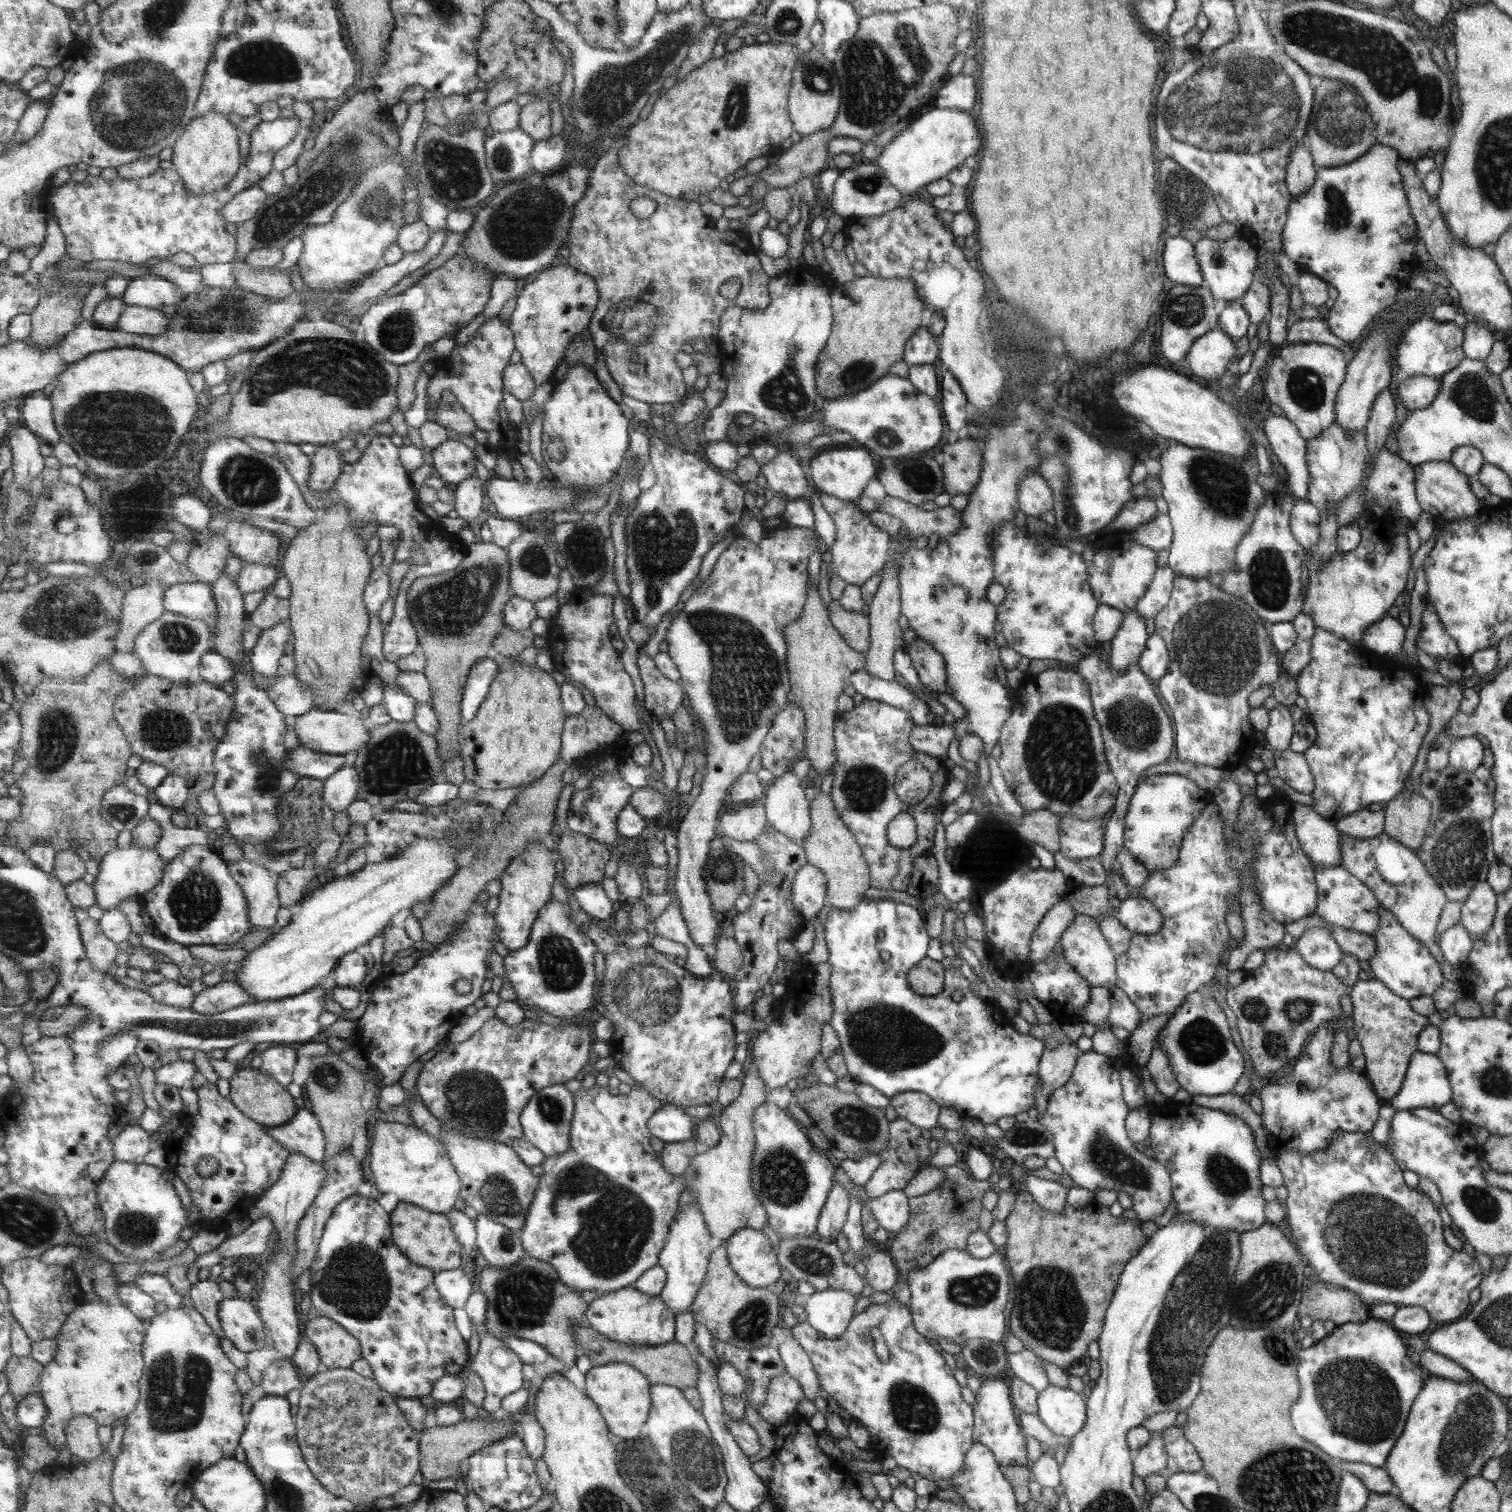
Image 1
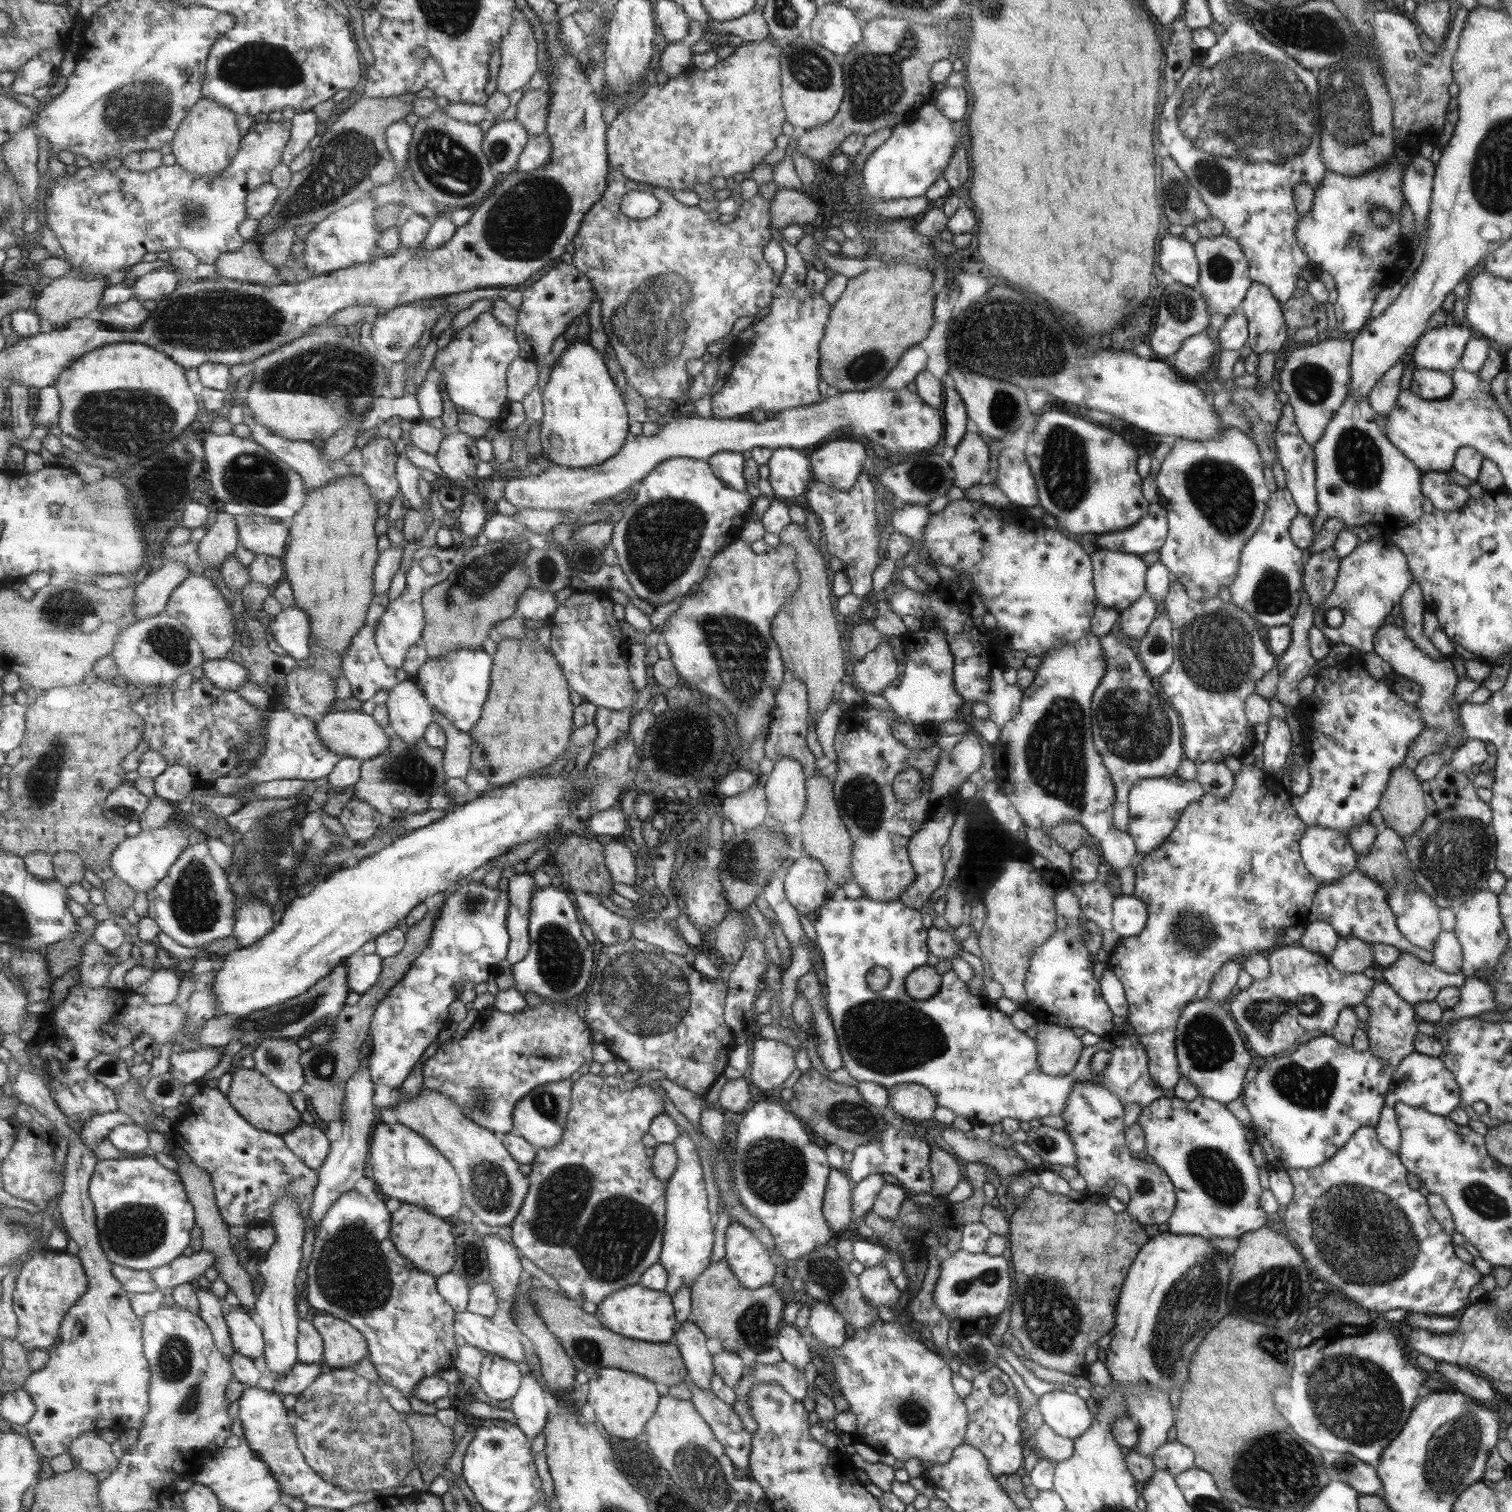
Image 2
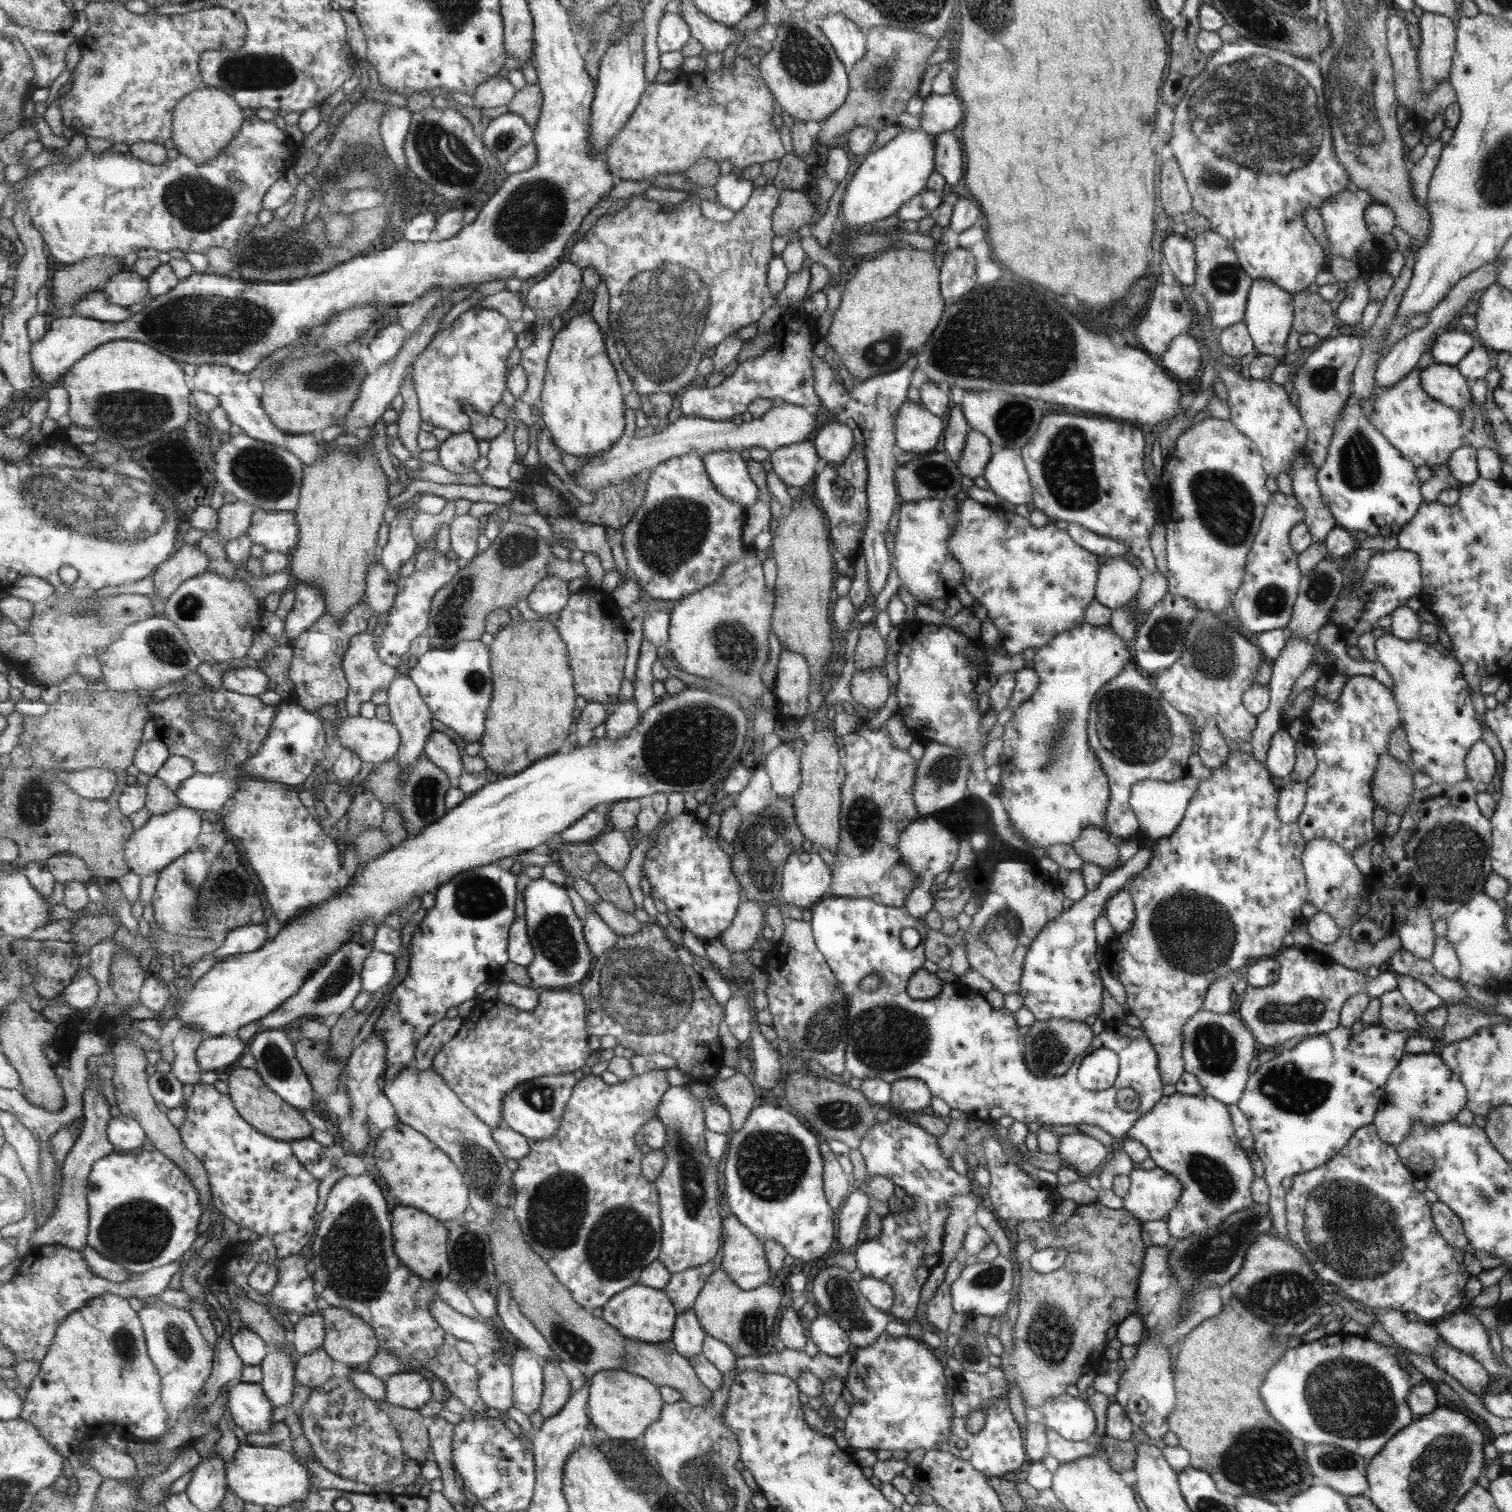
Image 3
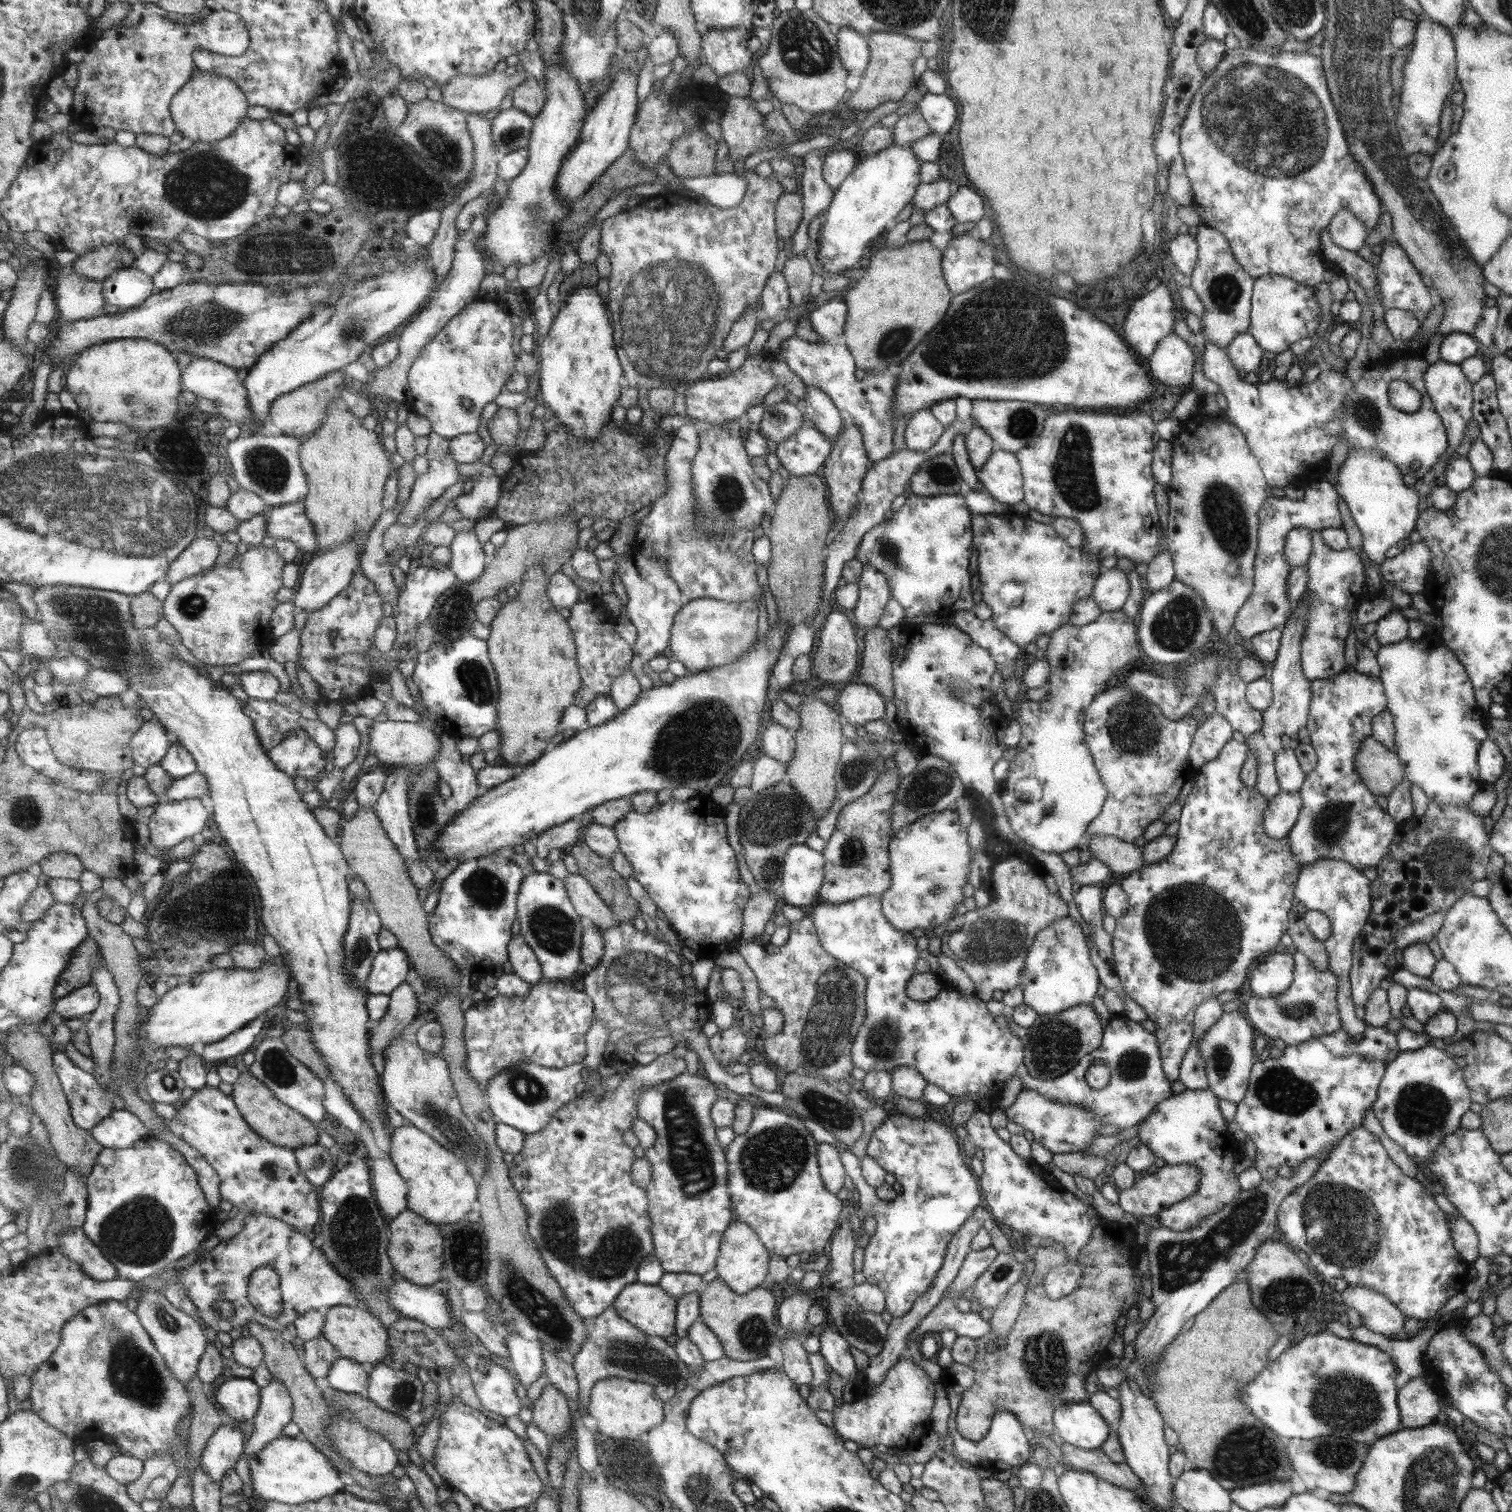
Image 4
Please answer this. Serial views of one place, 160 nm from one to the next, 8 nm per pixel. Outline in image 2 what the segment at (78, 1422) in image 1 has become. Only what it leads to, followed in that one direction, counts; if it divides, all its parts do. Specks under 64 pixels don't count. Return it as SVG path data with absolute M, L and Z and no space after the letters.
M98 1431L82 1432L71 1446L71 1457L76 1467L89 1472L113 1472L119 1464L111 1444L100 1438Z

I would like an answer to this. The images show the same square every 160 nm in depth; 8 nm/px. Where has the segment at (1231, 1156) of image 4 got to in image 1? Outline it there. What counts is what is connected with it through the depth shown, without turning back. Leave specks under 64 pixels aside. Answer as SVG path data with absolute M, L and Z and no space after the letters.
M1167 1100L1163 1105L1150 1107L1150 1127L1146 1145L1153 1152L1153 1159L1164 1164L1171 1176L1174 1191L1175 1212L1171 1221L1187 1219L1203 1223L1213 1229L1227 1229L1242 1232L1259 1228L1265 1224L1261 1198L1261 1182L1259 1169L1262 1156L1253 1144L1251 1128L1241 1117L1231 1113L1217 1111L1191 1102L1177 1103Z

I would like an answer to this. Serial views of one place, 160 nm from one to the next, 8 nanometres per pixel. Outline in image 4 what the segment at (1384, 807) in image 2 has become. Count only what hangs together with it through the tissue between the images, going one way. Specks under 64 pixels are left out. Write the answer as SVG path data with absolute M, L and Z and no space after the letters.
M1371 736L1362 740L1360 751L1356 754L1355 768L1362 783L1375 797L1384 796L1387 799L1406 778L1404 765L1397 753Z

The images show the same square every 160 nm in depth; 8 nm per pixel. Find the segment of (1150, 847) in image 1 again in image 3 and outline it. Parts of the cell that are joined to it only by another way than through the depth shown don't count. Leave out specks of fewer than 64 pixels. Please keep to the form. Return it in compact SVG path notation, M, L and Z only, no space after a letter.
M1187 775L1181 778L1163 782L1158 780L1138 780L1130 788L1129 805L1138 819L1138 830L1147 840L1157 840L1171 836L1179 821L1183 818L1187 803L1190 802L1199 780Z

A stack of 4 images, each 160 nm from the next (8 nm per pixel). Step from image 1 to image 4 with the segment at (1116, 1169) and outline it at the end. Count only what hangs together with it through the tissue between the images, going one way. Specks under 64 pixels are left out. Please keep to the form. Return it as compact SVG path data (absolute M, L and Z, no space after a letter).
M1167 1164L1154 1174L1143 1176L1125 1194L1119 1196L1119 1208L1140 1222L1143 1216L1155 1216L1167 1207L1186 1199L1199 1186L1199 1171L1192 1164Z

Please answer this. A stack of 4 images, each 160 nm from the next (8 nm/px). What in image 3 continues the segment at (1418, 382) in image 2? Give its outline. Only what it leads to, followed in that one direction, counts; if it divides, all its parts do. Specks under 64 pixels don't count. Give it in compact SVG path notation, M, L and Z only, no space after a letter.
M1432 362L1418 373L1421 387L1440 403L1461 412L1471 399L1470 387L1456 366Z

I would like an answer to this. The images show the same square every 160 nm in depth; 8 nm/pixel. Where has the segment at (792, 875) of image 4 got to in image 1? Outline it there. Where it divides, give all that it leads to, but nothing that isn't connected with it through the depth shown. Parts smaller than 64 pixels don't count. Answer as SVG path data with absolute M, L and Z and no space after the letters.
M815 865L803 866L794 876L790 899L803 921L819 912L825 900L825 877Z

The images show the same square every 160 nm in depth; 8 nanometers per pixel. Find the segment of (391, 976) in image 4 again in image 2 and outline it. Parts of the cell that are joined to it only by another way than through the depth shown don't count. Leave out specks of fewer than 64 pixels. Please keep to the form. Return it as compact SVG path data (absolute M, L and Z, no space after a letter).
M356 952L347 959L347 982L353 992L365 994L379 980L383 972L384 959L375 953Z

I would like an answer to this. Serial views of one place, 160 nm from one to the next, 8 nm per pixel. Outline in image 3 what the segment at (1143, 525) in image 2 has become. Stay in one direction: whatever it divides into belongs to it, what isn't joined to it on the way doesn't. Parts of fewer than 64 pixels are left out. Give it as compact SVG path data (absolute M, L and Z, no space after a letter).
M1068 524L1066 531L1079 544L1079 548L1085 549L1086 552L1105 555L1109 558L1122 558L1124 554L1128 553L1125 543L1118 543L1116 540L1097 536L1079 524Z

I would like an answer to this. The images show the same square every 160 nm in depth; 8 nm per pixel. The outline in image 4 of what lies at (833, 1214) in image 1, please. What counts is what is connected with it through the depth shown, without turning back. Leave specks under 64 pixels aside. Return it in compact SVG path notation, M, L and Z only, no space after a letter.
M821 1142L818 1144L820 1178L825 1188L833 1193L841 1190L846 1176L838 1151L839 1148L834 1145Z

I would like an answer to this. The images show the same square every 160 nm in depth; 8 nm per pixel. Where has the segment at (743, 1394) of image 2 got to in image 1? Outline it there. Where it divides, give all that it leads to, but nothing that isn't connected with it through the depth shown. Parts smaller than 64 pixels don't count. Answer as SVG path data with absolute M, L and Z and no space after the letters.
M787 1372L771 1379L765 1401L756 1410L758 1415L773 1428L783 1427L794 1414L797 1403L803 1398L797 1381L793 1381Z

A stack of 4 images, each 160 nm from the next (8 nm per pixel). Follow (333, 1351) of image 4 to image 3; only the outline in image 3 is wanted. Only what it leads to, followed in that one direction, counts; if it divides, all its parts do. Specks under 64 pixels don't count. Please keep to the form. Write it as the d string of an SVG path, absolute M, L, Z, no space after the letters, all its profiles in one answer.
M324 1348L311 1354L299 1355L296 1364L296 1384L313 1389L323 1386L327 1380L333 1378L333 1361Z

